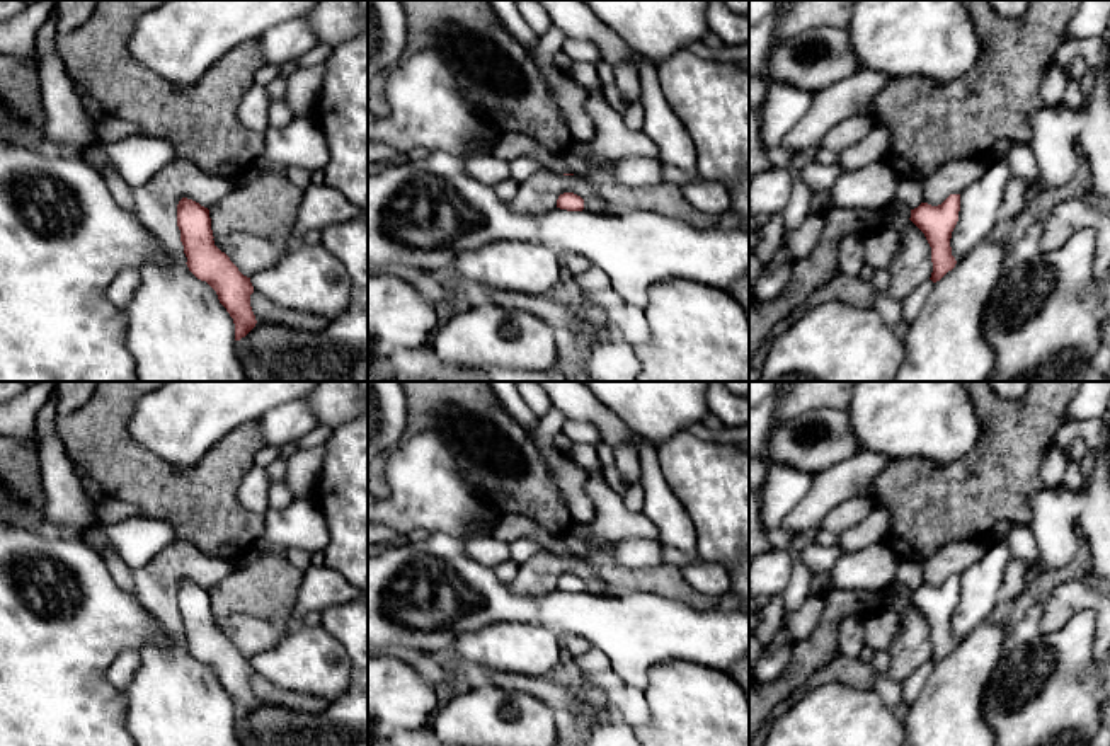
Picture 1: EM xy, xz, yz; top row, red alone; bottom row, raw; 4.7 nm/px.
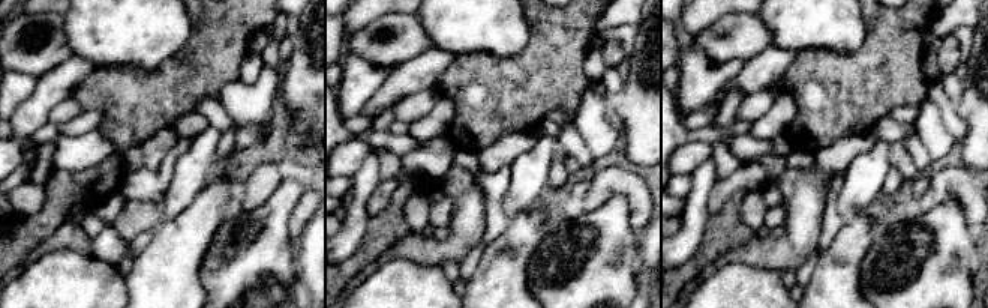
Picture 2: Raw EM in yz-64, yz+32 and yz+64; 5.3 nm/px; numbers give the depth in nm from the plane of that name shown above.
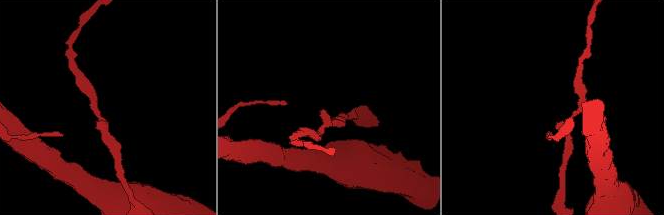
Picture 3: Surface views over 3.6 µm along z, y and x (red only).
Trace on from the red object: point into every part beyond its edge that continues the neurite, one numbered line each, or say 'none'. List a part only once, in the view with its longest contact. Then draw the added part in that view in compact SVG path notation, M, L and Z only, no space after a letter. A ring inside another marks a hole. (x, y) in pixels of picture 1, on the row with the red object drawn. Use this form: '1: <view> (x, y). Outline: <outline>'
none

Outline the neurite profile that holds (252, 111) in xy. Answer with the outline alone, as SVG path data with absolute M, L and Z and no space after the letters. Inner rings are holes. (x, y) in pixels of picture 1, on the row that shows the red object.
M254 83L237 106L237 118L245 128L264 133L269 128L269 107L266 87Z

